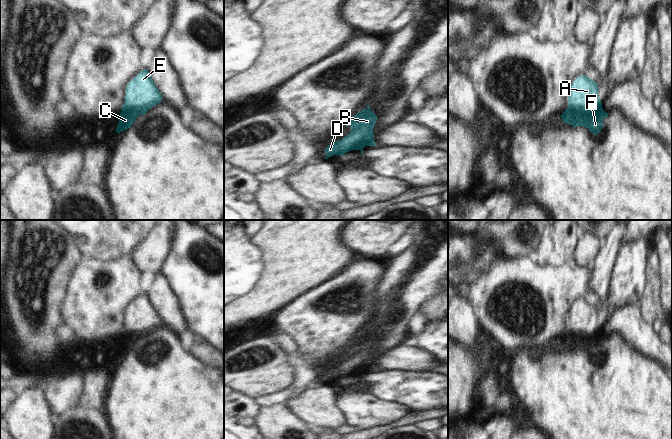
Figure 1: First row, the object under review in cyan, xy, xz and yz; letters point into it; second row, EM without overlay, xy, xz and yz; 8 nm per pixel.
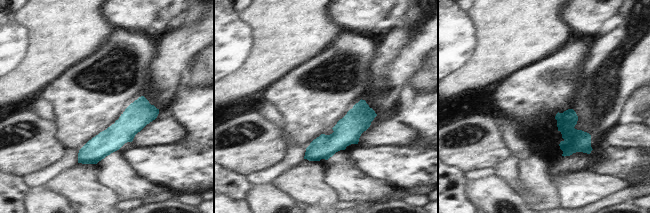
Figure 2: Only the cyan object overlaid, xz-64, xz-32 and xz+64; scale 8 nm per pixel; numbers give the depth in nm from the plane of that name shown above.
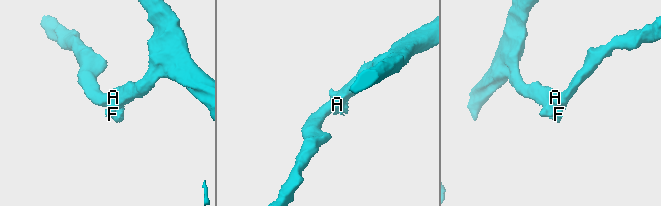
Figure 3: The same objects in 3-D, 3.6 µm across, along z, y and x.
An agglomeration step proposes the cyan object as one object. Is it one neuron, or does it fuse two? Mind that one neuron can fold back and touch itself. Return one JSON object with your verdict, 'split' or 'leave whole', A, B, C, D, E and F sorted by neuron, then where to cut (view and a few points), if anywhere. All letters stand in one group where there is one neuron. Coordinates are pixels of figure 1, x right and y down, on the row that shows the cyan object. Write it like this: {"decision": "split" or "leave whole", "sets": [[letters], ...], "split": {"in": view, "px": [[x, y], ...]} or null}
{"decision": "split", "sets": [["A", "B", "D", "E"], ["C", "F"]], "split": {"in": "yz", "px": [[568, 106], [583, 108], [593, 112], [601, 107]]}}

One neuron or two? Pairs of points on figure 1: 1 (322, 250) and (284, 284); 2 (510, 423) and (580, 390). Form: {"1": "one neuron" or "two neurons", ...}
{"1": "one neuron", "2": "two neurons"}

